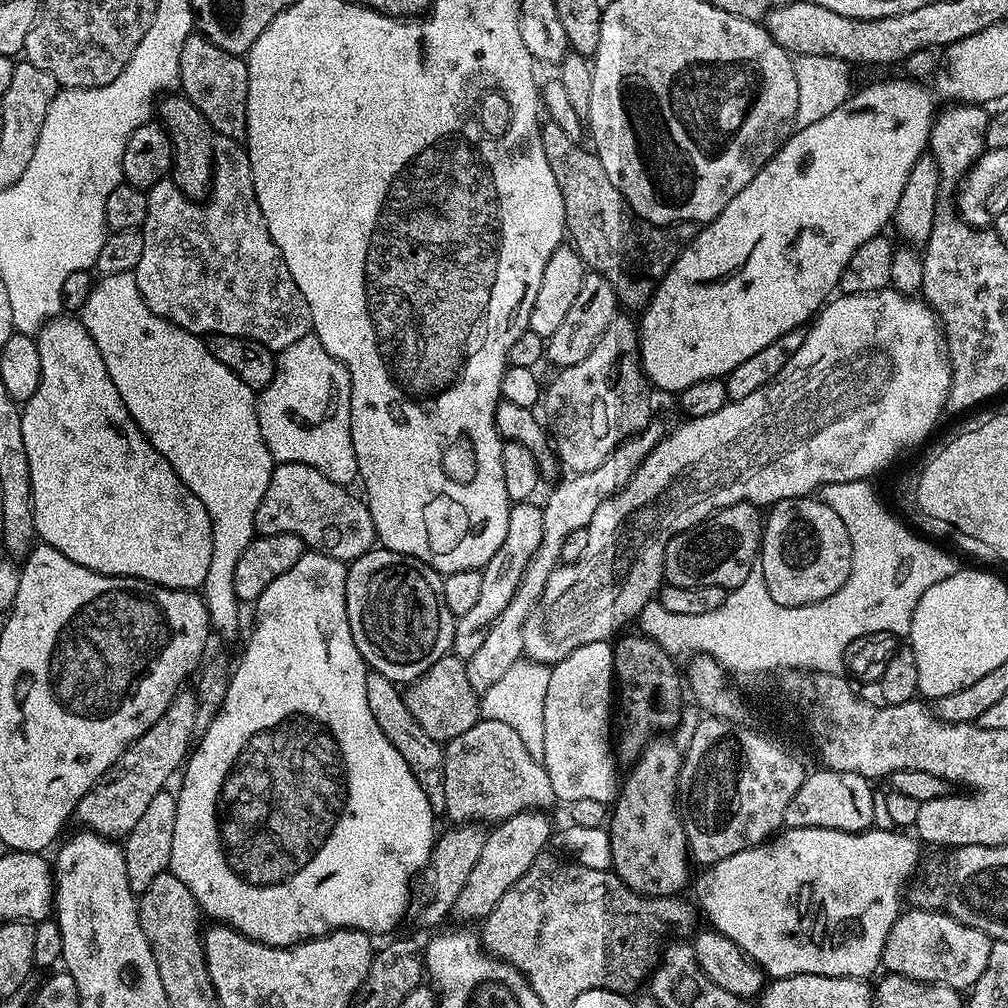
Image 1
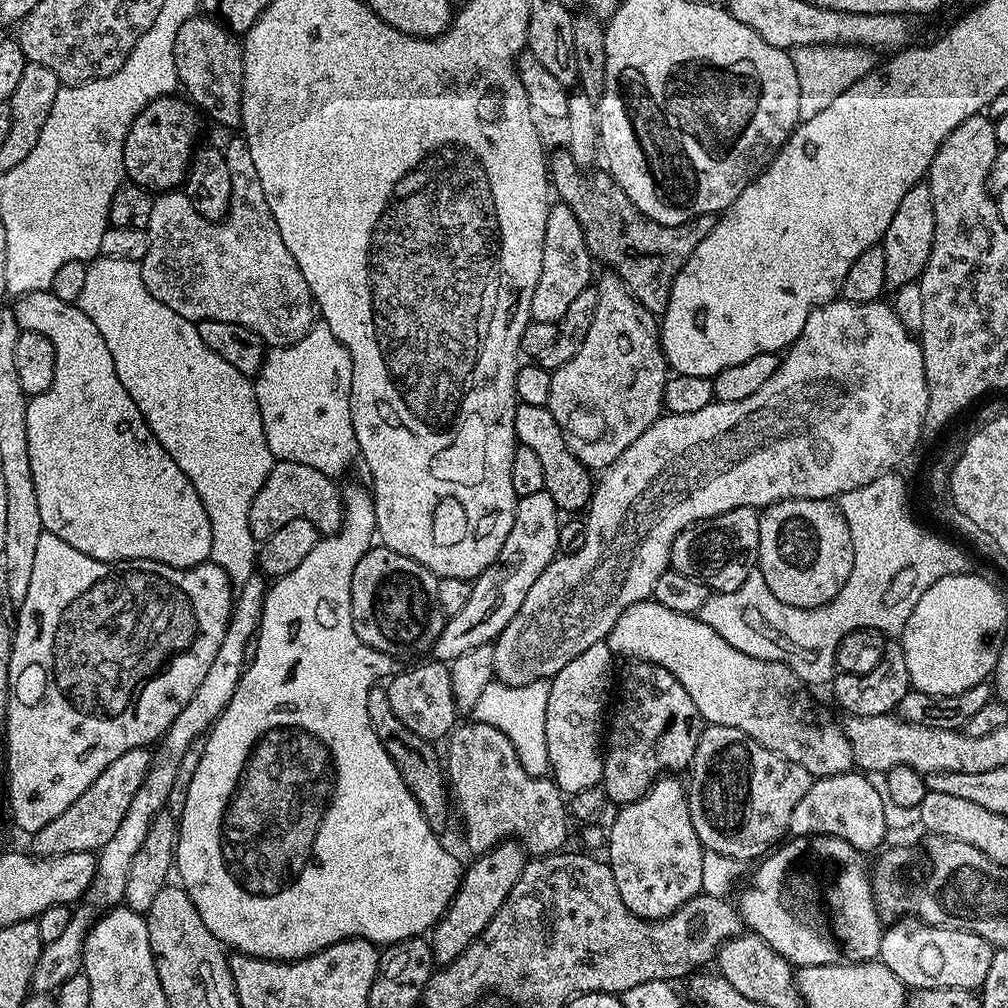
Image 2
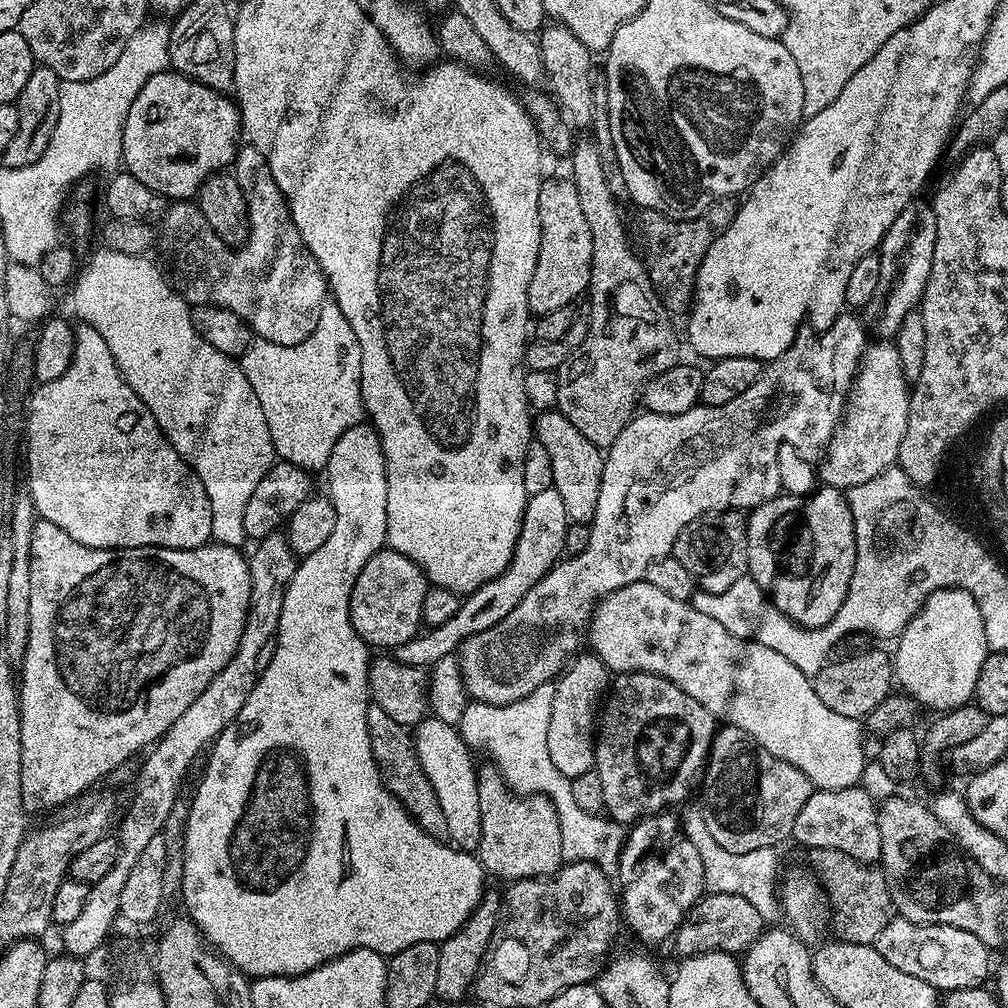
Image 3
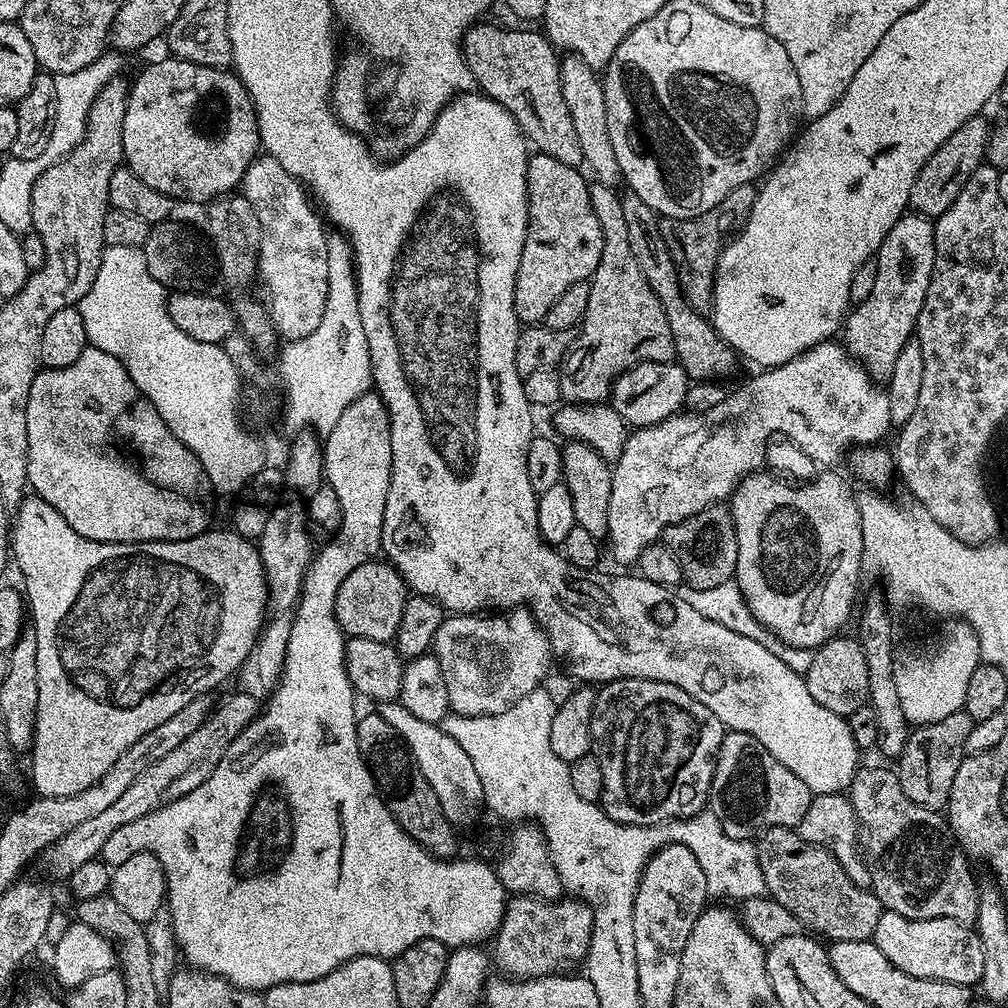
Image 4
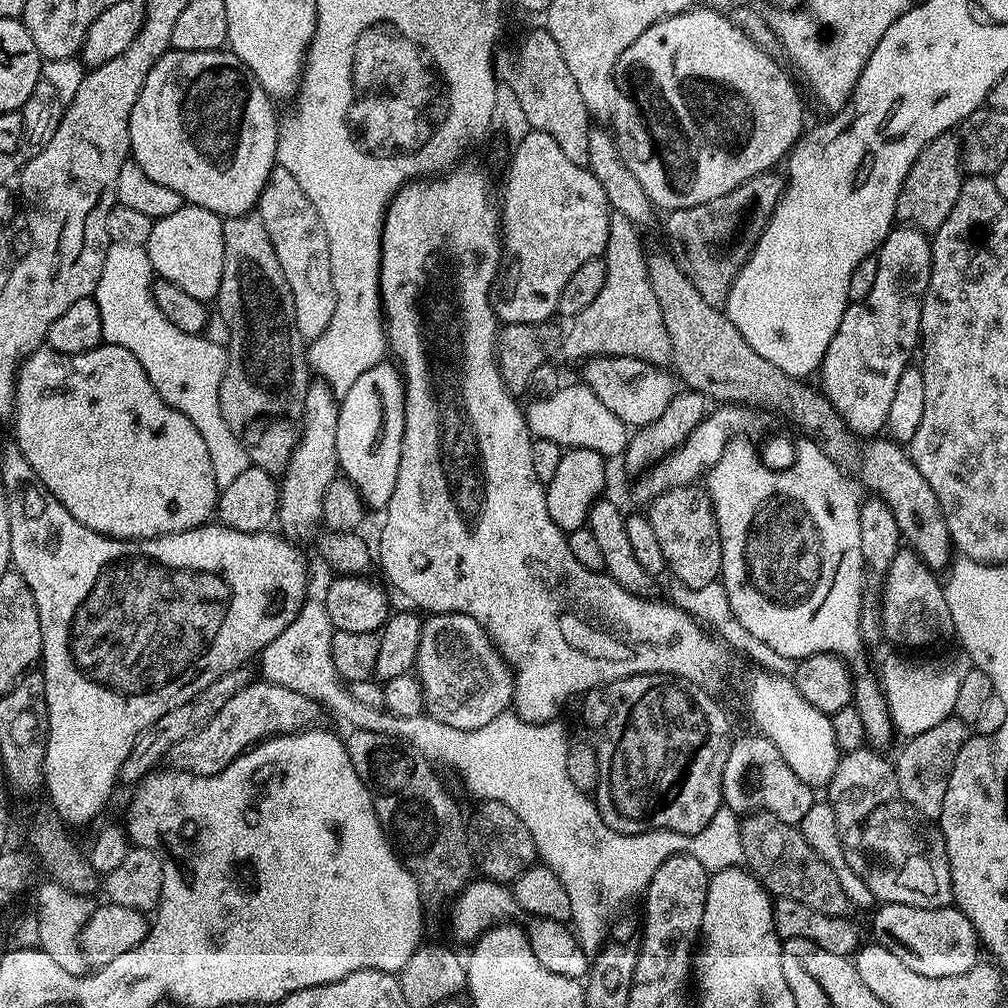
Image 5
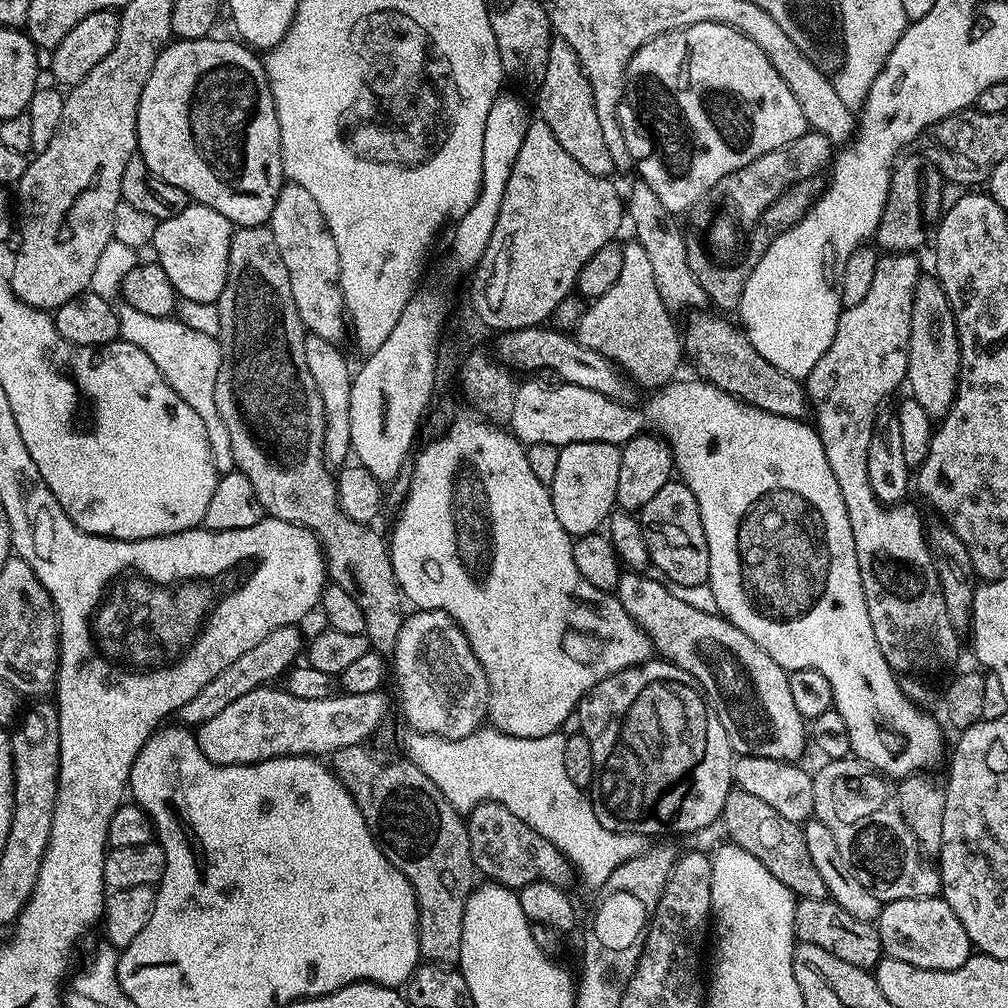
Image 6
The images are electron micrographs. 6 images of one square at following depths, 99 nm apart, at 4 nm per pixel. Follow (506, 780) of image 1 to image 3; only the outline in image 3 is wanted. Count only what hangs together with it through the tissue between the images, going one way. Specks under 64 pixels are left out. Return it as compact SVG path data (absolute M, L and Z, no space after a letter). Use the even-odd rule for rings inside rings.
M481 763L476 773L478 778L478 798L480 799L480 821L482 834L478 859L489 877L501 876L504 882L533 880L539 876L553 876L565 863L562 854L562 826L558 826L558 810L554 810L554 802L545 796L522 796L513 792L497 772L495 764Z

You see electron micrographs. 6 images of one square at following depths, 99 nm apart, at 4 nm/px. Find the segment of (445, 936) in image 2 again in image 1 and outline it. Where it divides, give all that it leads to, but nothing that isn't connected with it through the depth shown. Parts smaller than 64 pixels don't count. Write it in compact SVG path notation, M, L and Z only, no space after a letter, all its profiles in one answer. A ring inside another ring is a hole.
M533 810L531 812L519 812L510 818L500 821L485 835L484 845L482 846L482 858L478 858L474 870L470 870L470 878L466 878L466 886L462 886L462 894L458 894L455 915L460 915L464 922L472 922L468 920L483 921L484 917L490 914L490 910L494 910L494 906L498 906L498 902L502 898L502 894L506 894L506 890L510 890L510 886L514 886L514 882L518 882L518 878L522 878L522 874L526 874L526 870L530 870L532 863L538 859L545 851L544 848L554 836L554 827L548 821L549 813L544 810Z

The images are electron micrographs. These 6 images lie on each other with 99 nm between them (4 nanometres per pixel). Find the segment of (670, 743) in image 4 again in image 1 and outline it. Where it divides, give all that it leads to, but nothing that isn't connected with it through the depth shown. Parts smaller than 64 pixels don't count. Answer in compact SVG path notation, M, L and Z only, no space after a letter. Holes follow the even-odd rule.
M643 634L635 635L624 636L612 644L612 674L618 689L618 739L614 751L624 766L635 764L648 741L657 734L671 733L668 731L679 722L680 707L684 704L685 689L682 687L681 669L680 672L676 669L677 661L657 640Z

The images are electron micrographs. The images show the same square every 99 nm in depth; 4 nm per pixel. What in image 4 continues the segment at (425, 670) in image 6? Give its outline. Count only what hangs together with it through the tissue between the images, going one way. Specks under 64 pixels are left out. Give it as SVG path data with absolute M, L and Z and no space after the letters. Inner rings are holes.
M527 607L513 608L507 614L449 615L438 626L431 651L442 666L442 678L446 678L449 709L457 716L493 716L510 710L514 702L526 698L526 694L545 683L544 675L554 661L552 644Z

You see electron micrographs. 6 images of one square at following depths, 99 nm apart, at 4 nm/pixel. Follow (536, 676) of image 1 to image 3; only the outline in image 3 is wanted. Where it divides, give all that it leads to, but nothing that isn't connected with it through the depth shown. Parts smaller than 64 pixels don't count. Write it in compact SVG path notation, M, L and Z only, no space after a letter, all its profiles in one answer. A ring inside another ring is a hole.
M549 682L530 690L526 698L509 704L482 704L470 702L462 710L459 722L460 737L469 748L489 752L500 779L522 796L545 796L558 810L558 826L562 826L562 854L565 861L591 860L603 872L612 874L620 867L620 852L624 849L625 825L616 823L607 815L586 814L578 807L572 789L572 777L562 774L550 759L546 746L546 730L550 730L550 710L554 702L555 683Z

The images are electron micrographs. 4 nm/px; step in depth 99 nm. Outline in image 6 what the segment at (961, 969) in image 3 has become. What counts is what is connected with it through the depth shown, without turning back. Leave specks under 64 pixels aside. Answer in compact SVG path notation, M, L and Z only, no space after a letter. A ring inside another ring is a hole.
M940 896L887 901L881 907L875 926L880 931L884 956L910 962L910 966L926 970L958 970L958 966L968 961L974 952L966 926L958 922L958 914L954 914L954 910L950 910L948 903Z

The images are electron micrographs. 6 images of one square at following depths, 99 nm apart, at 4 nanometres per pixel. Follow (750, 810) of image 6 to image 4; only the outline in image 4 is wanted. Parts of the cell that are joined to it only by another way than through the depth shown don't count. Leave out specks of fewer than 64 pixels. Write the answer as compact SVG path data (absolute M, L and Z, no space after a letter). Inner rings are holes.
M768 828L760 833L755 841L755 846L758 854L758 866L762 866L762 878L767 895L782 906L786 906L786 910L790 910L790 914L794 914L805 929L811 930L817 937L825 938L824 936L826 936L825 939L830 942L834 940L849 940L850 942L871 940L882 911L880 900L871 888L854 886L854 882L850 882L846 870L842 870L842 866L838 866L838 858L834 858L834 854L806 842L806 838L802 838L795 828Z

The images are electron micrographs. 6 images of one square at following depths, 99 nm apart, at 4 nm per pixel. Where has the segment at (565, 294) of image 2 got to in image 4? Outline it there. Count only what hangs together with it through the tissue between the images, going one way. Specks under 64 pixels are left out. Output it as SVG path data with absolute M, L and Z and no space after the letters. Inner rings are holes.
M536 152L528 157L528 233L522 246L522 258L514 286L514 310L521 325L536 326L544 321L550 306L558 302L558 297L569 286L574 286L574 282L591 281L598 266L598 258L602 258L602 226L598 226L594 206L590 206L590 184L584 181L583 175L585 173L580 168L566 166L566 162L558 162L558 158L550 158L545 152Z

